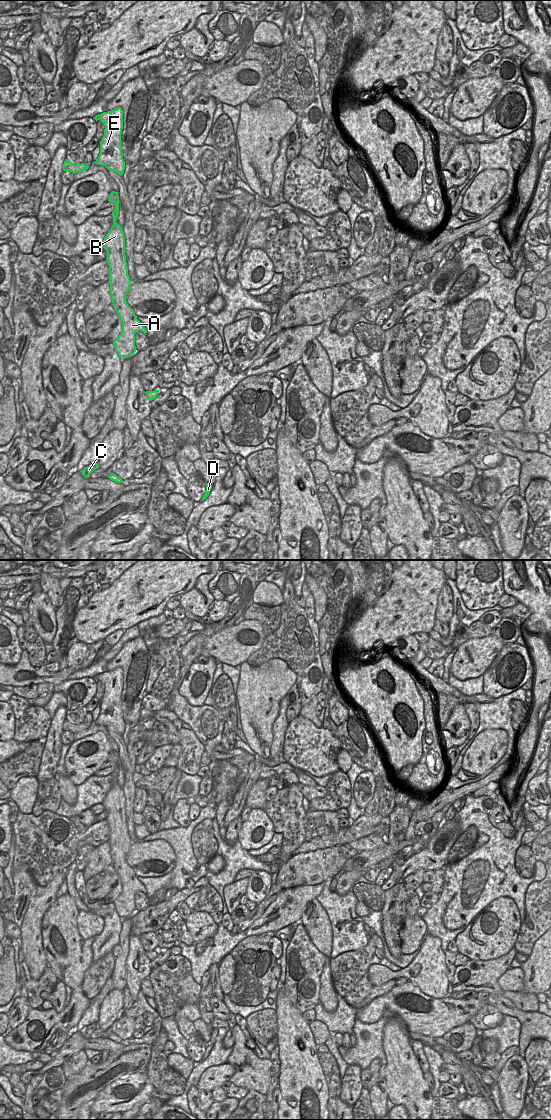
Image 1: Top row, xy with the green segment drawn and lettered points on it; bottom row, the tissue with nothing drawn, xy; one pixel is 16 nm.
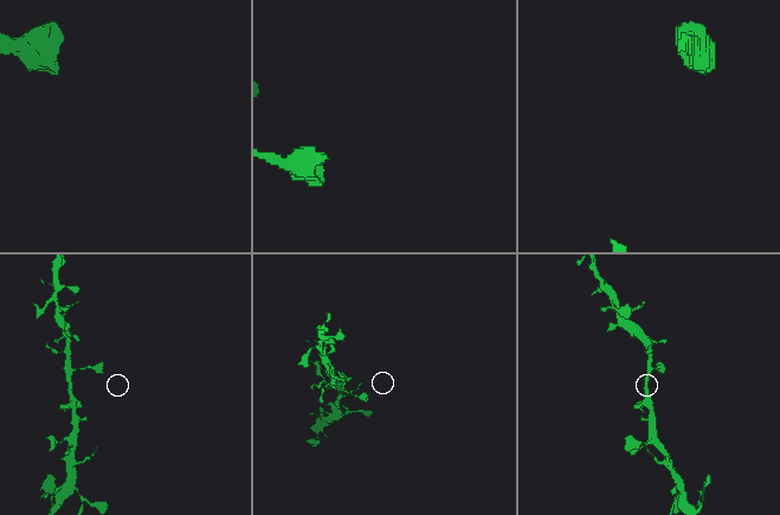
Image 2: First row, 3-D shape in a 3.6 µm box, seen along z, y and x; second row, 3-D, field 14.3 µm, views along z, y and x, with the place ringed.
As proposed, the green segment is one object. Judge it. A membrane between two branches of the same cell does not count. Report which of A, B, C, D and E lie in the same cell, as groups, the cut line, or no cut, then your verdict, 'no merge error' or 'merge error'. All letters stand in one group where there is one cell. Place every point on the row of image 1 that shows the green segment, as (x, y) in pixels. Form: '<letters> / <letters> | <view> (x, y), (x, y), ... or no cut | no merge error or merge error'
A B C D E | no cut | no merge error

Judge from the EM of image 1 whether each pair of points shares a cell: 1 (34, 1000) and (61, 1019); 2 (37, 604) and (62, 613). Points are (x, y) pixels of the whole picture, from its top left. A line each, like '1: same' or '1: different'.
1: different
2: different

